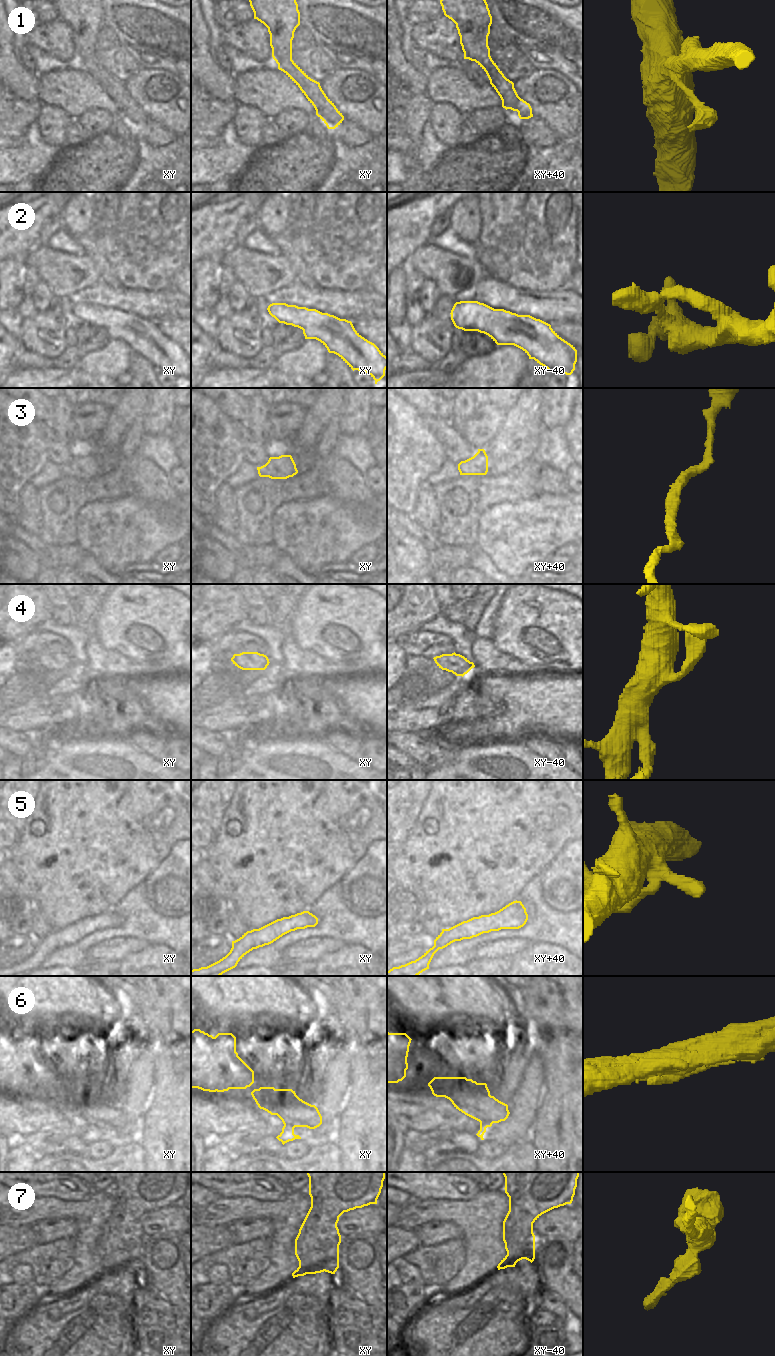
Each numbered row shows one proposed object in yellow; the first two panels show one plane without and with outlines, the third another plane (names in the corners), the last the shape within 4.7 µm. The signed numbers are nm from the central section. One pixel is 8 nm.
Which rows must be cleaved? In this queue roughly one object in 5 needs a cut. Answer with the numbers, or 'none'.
none

